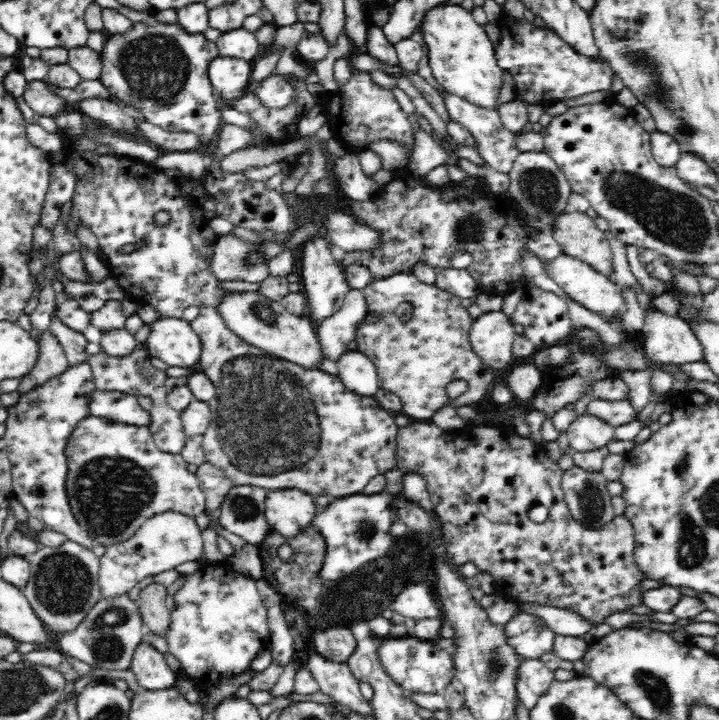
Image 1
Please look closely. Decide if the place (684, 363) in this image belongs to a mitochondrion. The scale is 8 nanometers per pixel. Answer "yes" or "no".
no

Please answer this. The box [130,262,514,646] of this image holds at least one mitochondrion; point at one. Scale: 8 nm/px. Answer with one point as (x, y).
(268, 424)

